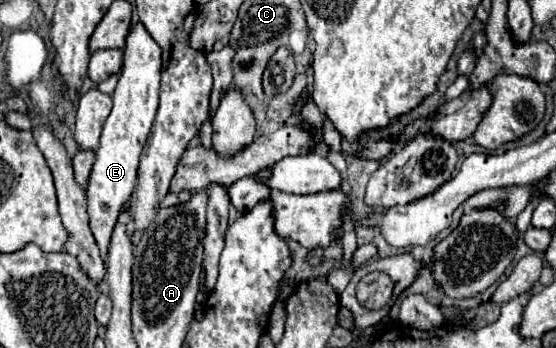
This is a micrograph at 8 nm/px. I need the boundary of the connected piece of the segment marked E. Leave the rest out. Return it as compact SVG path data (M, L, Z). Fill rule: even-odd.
M137 22L131 24L127 42L125 42L125 60L121 76L113 94L113 110L103 126L101 144L95 152L95 164L89 176L87 196L89 196L89 224L101 254L107 254L113 226L117 222L123 204L131 198L137 184L137 166L139 154L147 142L157 104L159 104L159 80L161 80L161 48L149 36L147 28Z

